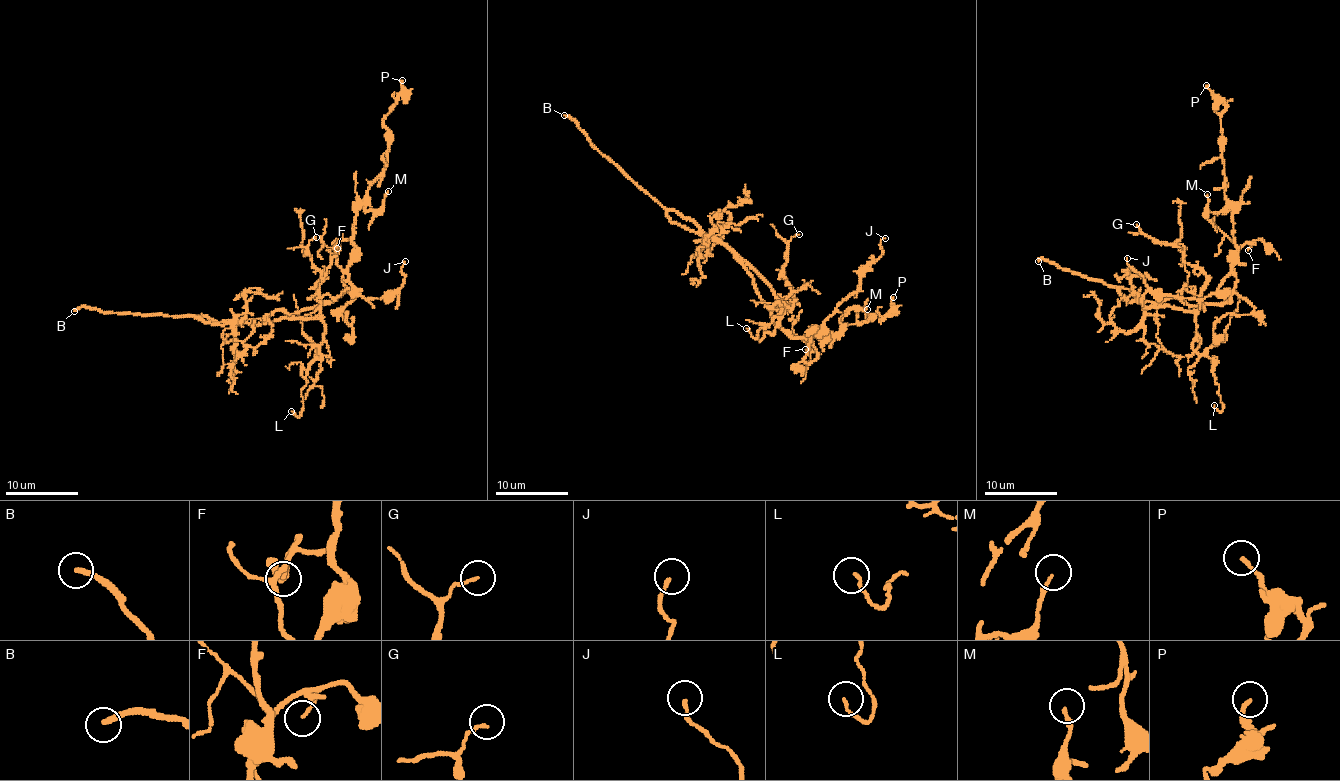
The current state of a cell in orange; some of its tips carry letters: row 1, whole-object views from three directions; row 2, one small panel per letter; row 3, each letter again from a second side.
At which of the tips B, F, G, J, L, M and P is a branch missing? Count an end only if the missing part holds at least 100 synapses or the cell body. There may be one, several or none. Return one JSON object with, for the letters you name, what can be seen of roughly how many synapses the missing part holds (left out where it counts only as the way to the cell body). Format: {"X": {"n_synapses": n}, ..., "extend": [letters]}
{"extend": ["B"]}

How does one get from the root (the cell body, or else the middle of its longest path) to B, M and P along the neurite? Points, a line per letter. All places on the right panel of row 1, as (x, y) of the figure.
B: (1209, 303), (1189, 305), (1168, 298), (1157, 302), (1125, 300), (1119, 288), (1062, 270), (1043, 258), (1038, 261)
M: (1209, 303), (1230, 302), (1236, 284), (1232, 262), (1236, 249), (1234, 211), (1223, 208), (1207, 213), (1207, 194)
P: (1209, 303), (1230, 302), (1236, 249), (1234, 208), (1224, 194), (1220, 115), (1225, 104), (1206, 85)

